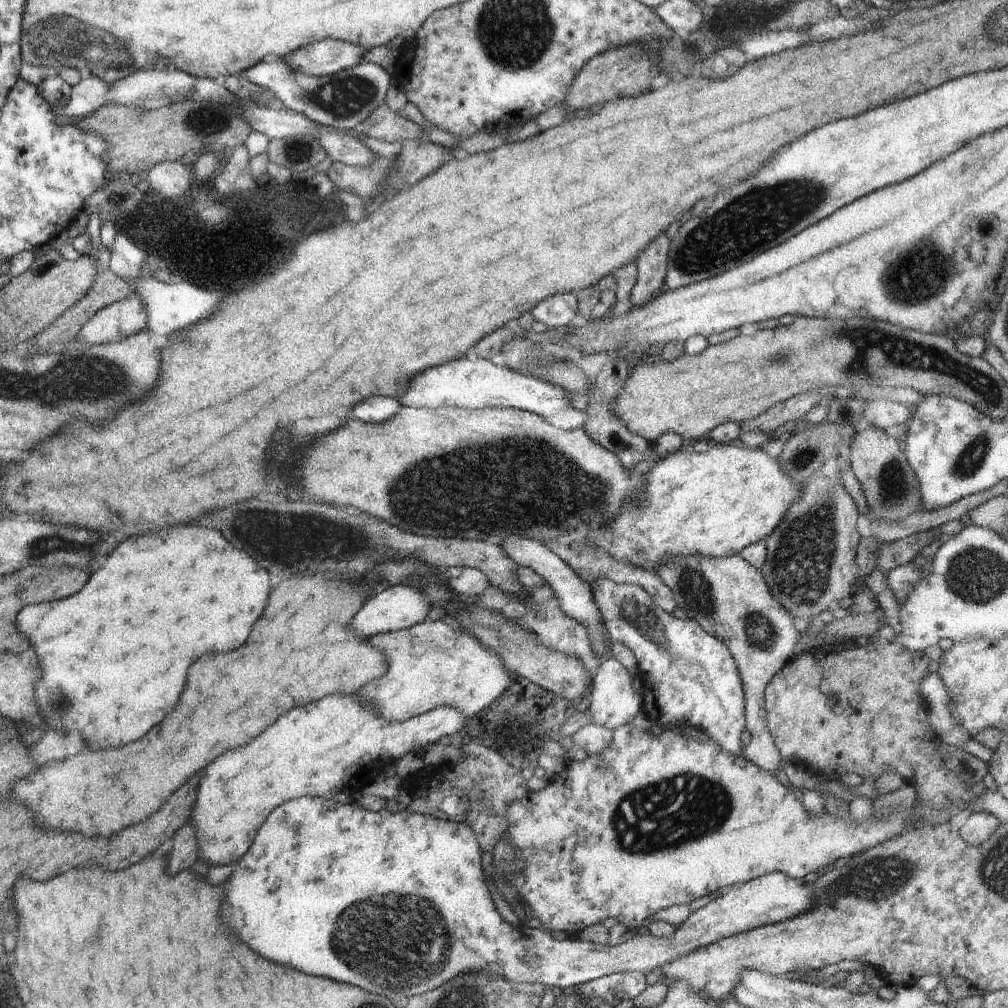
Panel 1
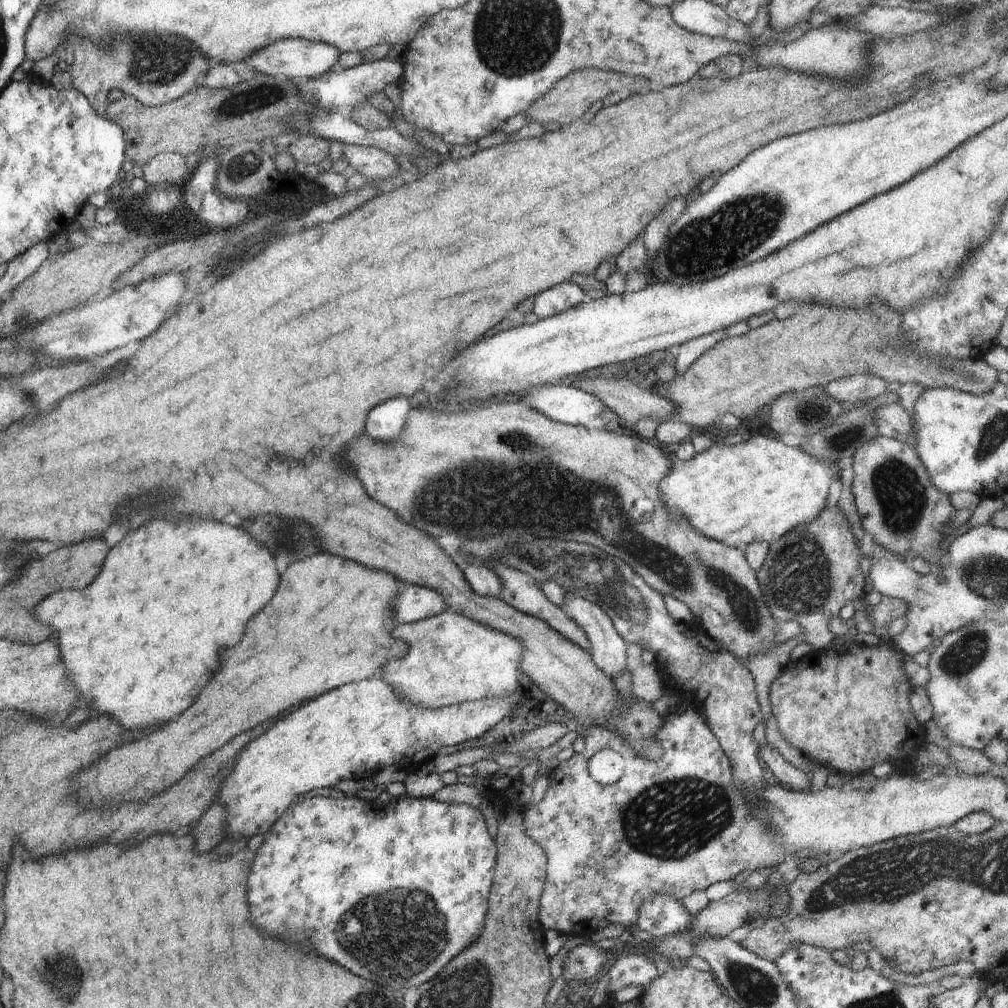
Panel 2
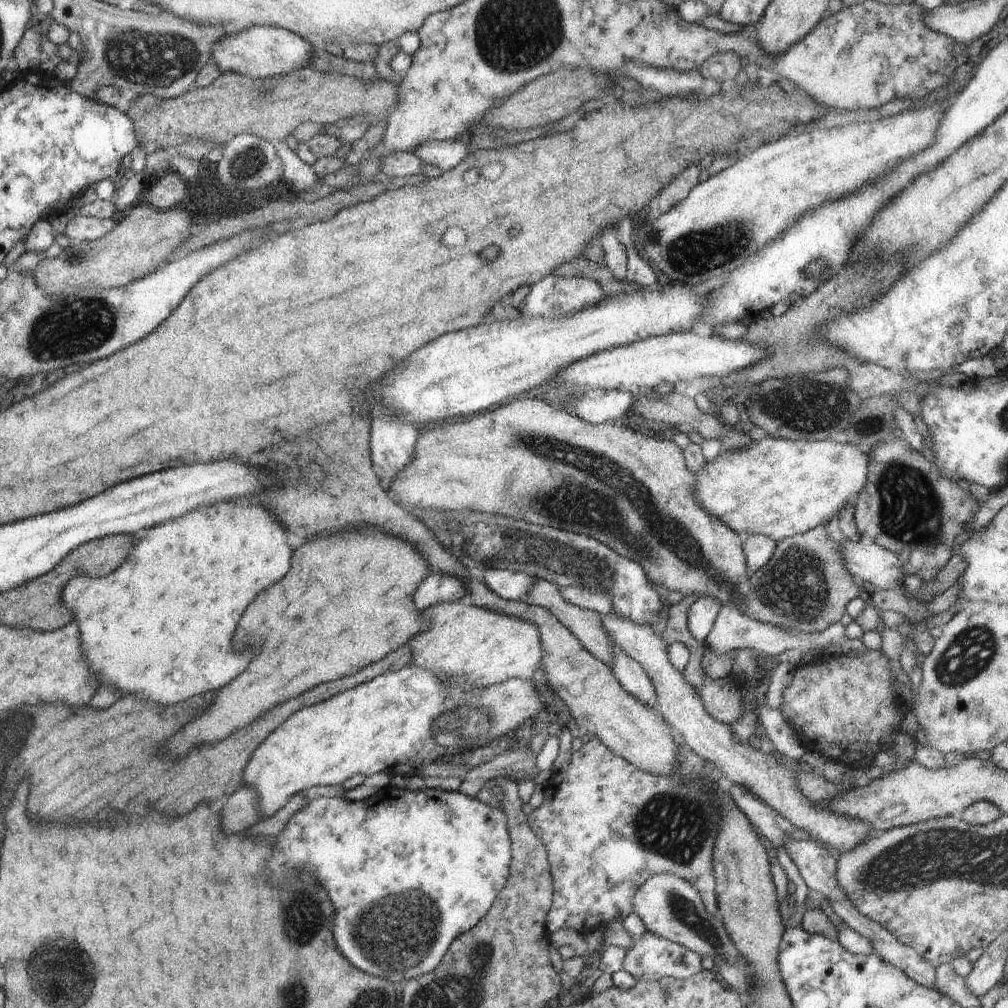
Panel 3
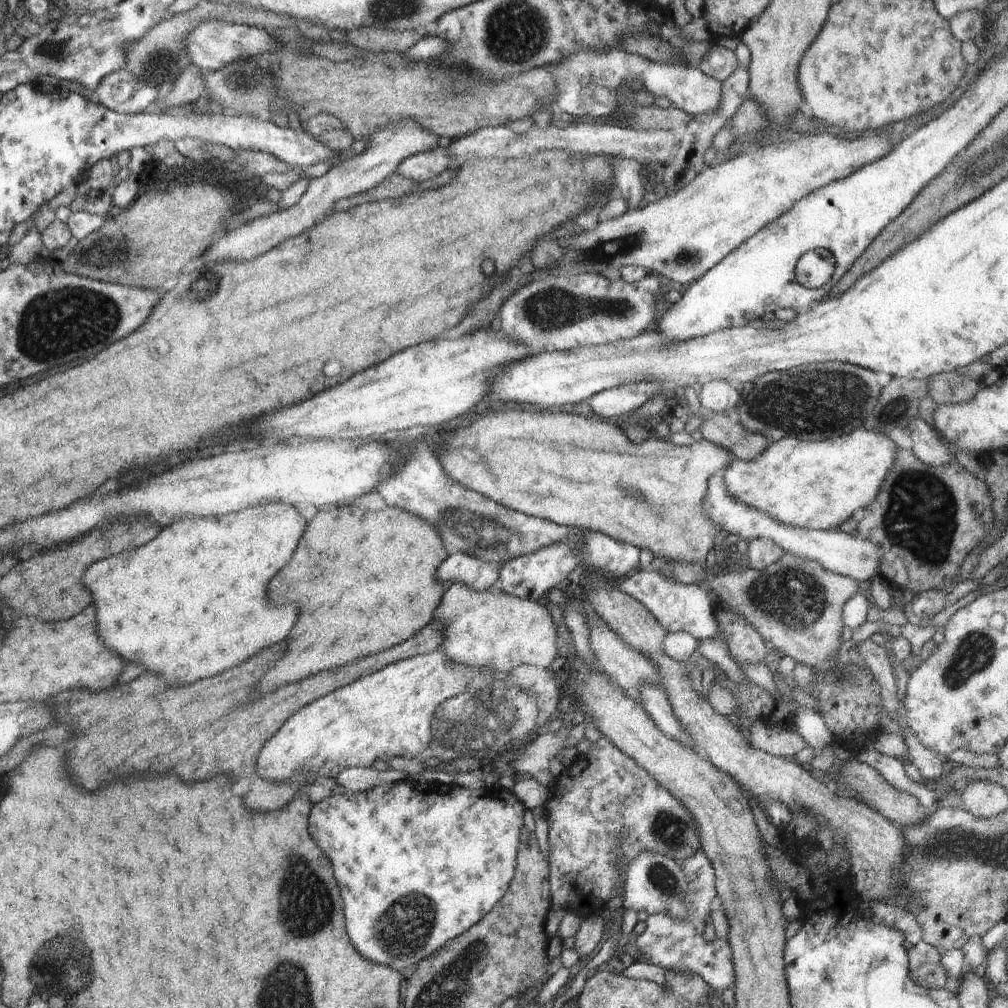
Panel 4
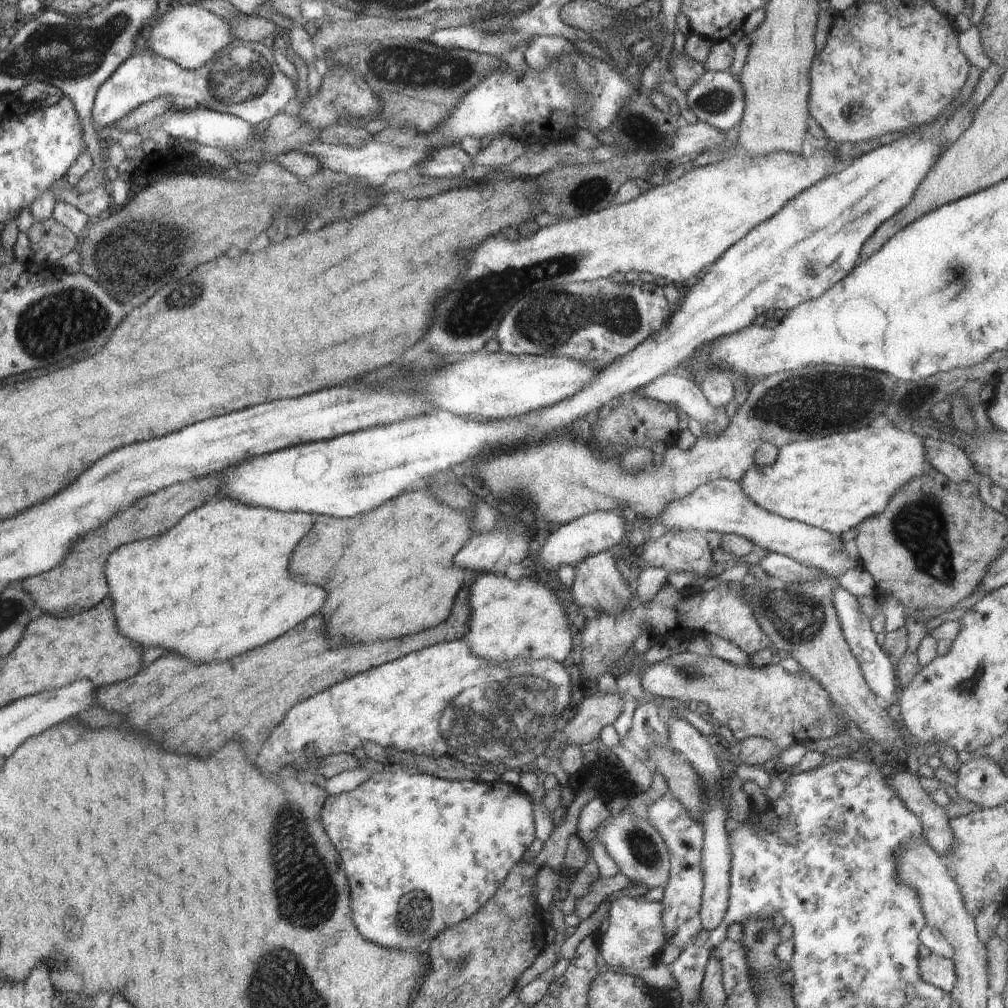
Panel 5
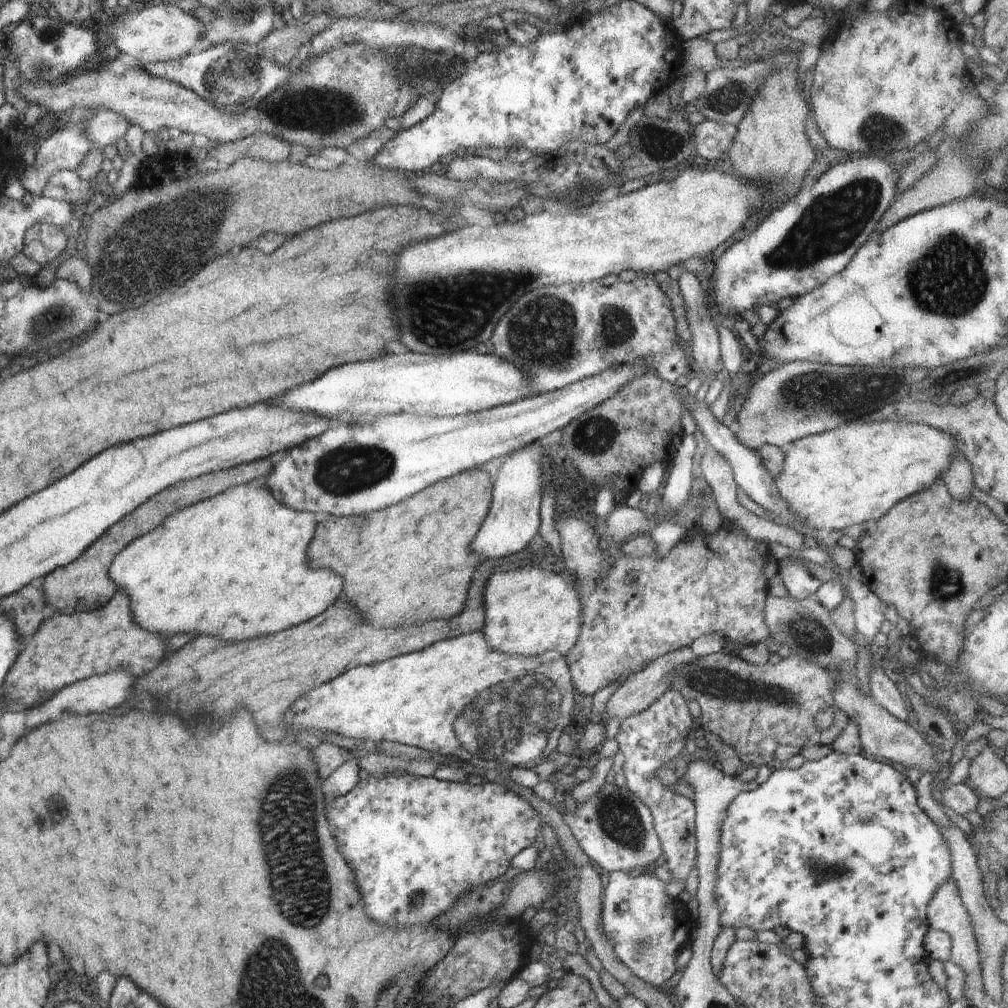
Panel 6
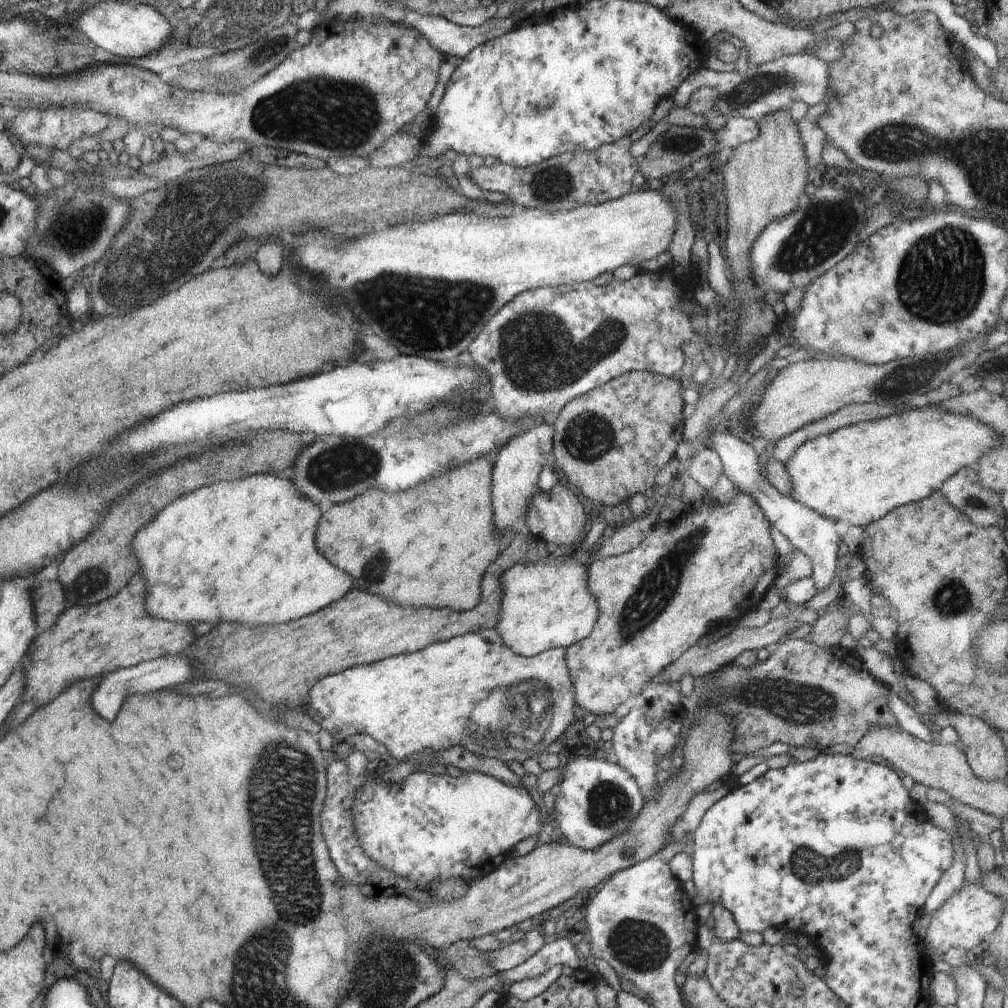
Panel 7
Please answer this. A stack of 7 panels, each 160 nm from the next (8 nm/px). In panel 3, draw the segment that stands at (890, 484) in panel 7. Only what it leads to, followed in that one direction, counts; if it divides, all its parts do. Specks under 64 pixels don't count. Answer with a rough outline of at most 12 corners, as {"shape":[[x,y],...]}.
{"shape":[[763,438],[695,471],[697,506],[777,543],[860,493],[854,445]]}

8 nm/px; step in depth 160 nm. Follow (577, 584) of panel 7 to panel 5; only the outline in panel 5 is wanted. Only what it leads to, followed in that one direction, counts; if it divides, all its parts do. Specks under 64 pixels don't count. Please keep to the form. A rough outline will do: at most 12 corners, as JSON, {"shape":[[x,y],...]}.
{"shape":[[528,575],[469,584],[473,655],[565,664],[572,615]]}

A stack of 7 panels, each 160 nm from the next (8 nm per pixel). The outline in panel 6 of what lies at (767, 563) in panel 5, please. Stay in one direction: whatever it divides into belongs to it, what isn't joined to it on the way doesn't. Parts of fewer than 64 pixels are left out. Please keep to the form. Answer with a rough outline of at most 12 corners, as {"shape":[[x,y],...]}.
{"shape":[[778,561],[780,582],[798,600],[822,582],[802,561]]}

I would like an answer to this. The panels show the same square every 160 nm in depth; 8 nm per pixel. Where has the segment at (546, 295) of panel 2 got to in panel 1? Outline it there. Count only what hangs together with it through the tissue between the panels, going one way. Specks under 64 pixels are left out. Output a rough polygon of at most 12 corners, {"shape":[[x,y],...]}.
{"shape":[[574,292],[550,296],[531,314],[548,329],[577,321]]}

